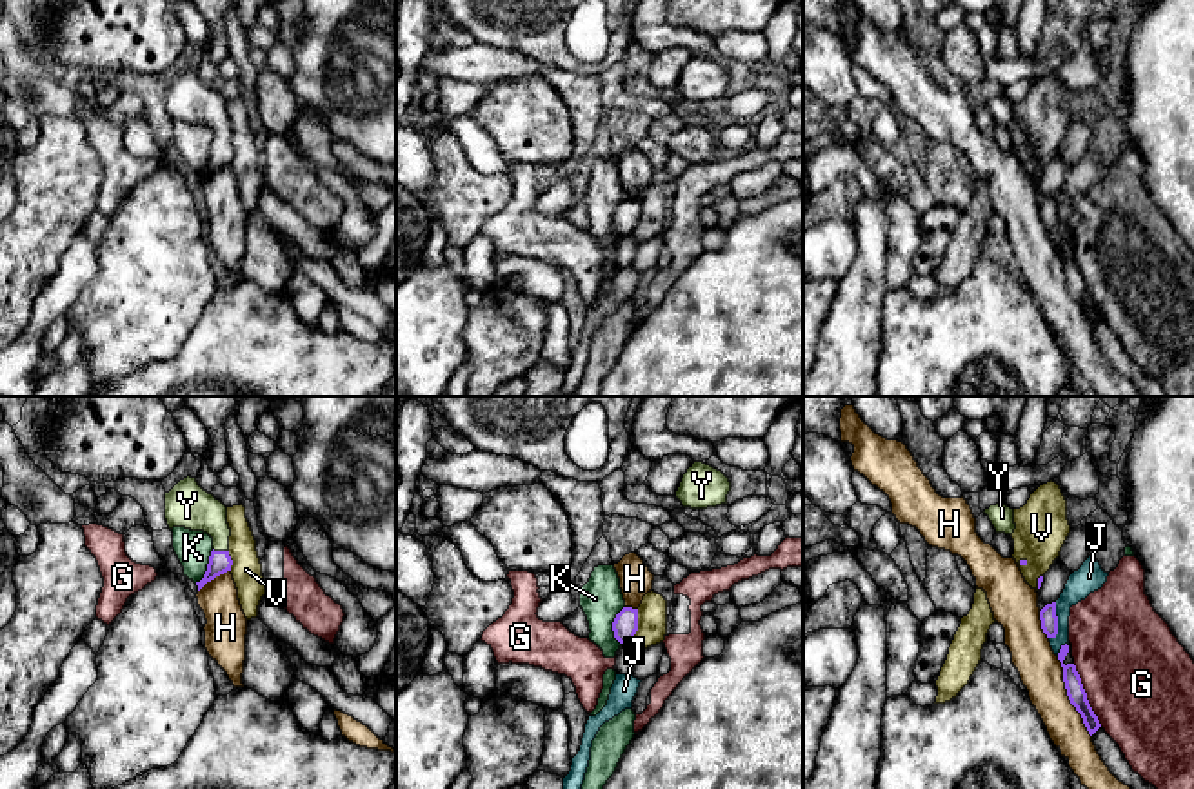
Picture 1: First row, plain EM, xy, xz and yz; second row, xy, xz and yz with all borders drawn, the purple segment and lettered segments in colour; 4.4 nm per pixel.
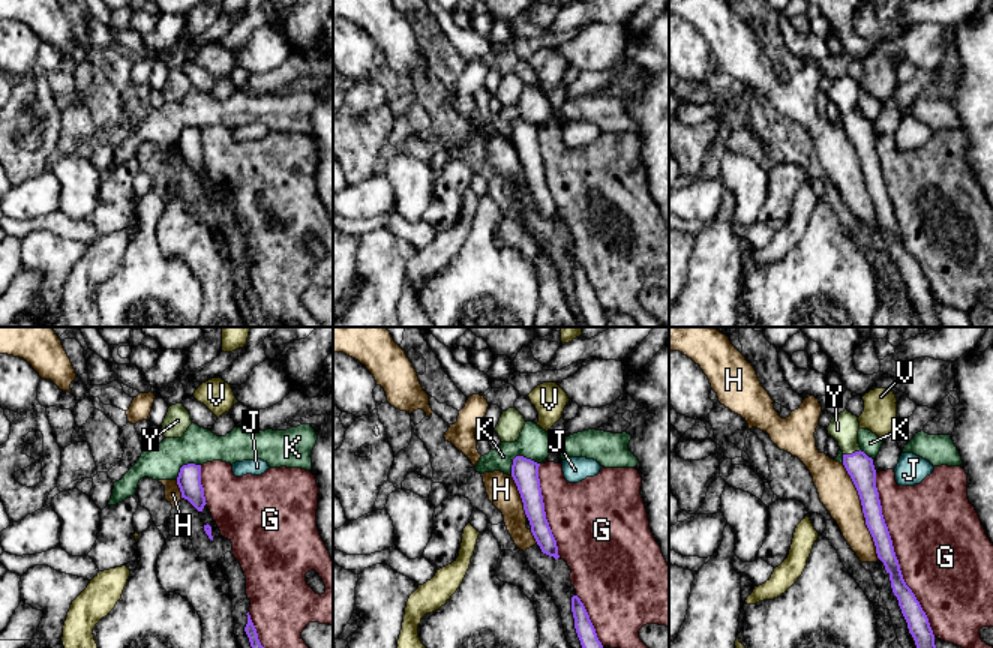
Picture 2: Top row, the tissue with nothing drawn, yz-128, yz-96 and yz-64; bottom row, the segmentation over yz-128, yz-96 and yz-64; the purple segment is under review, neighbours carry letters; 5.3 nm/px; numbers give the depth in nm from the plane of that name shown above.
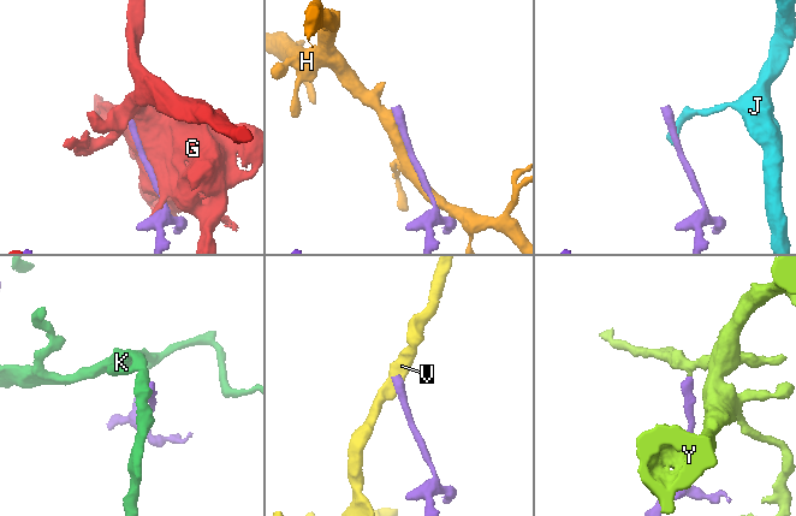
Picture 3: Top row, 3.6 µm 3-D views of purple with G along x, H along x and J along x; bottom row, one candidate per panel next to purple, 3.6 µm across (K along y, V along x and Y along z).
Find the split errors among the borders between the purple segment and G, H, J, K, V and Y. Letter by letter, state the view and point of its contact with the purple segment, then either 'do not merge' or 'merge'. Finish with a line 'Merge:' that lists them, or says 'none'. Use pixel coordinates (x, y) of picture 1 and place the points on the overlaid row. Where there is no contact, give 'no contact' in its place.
G: yz (1085, 695) | do not merge
H: yz (1067, 695) | do not merge
J: yz (1056, 622) | do not merge
K: xz (613, 626) | do not merge
V: xz (636, 626) | do not merge
Y: xy (220, 551) | merge
Merge: Y

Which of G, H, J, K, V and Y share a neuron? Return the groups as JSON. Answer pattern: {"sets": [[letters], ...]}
{"sets": [["G"], ["H"], ["J"], ["K"], ["V"], ["Y"]]}

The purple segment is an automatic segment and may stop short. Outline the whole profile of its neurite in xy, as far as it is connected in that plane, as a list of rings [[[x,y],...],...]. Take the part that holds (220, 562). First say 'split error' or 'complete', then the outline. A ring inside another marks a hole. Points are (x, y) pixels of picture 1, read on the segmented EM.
split error; [[[187,476],[165,493],[165,520],[169,529],[185,527],[204,531],[213,538],[207,571],[204,578],[196,582],[198,591],[207,582],[231,571],[227,507],[204,491],[196,478]]]

